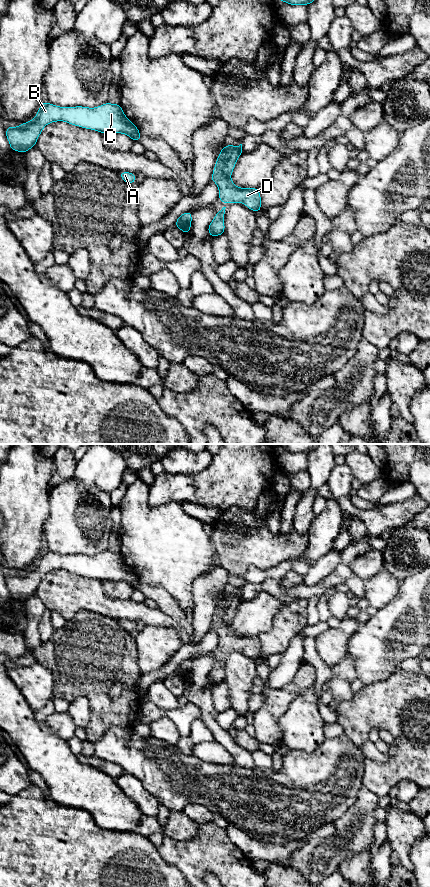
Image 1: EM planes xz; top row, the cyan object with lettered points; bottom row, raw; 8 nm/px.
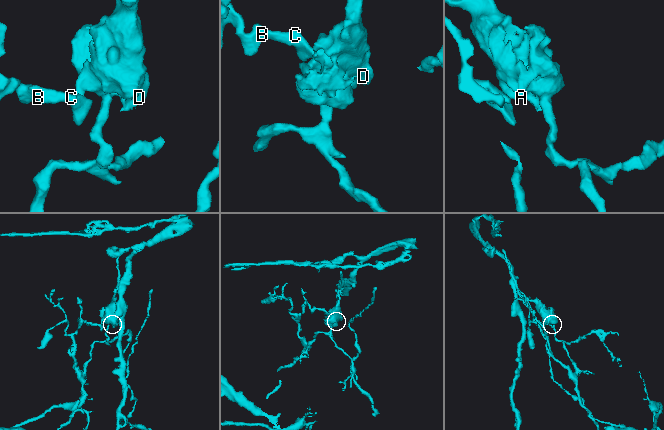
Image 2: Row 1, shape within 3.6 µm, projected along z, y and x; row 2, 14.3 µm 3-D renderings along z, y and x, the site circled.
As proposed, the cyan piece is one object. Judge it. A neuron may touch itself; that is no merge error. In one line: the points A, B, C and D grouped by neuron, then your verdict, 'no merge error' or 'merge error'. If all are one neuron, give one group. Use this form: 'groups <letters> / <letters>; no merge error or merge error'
groups A D / B C; merge error

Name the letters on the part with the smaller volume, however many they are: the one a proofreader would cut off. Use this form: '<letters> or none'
A, D

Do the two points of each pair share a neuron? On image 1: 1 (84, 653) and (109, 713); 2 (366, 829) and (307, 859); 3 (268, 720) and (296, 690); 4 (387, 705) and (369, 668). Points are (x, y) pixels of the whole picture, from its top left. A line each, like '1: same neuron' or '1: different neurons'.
1: same neuron
2: same neuron
3: same neuron
4: different neurons

